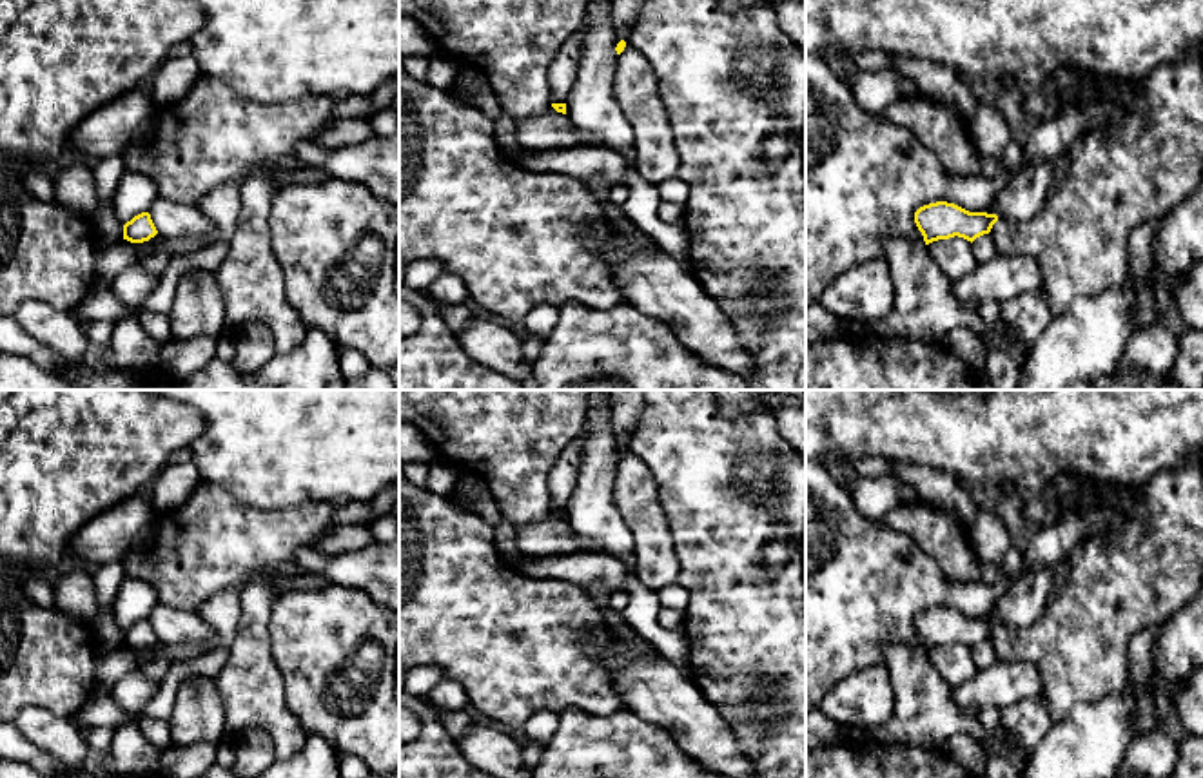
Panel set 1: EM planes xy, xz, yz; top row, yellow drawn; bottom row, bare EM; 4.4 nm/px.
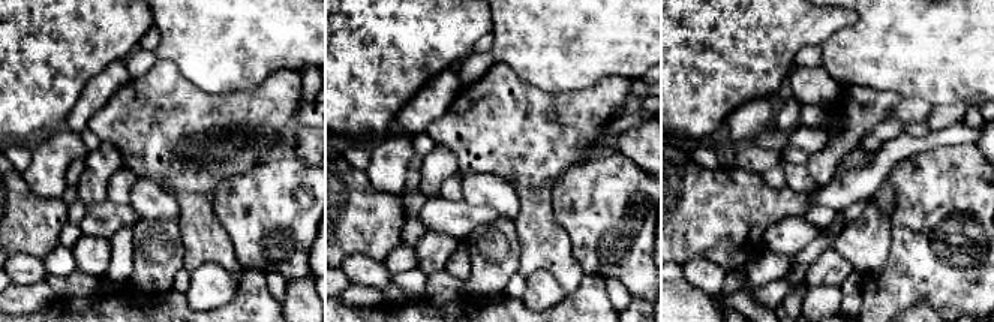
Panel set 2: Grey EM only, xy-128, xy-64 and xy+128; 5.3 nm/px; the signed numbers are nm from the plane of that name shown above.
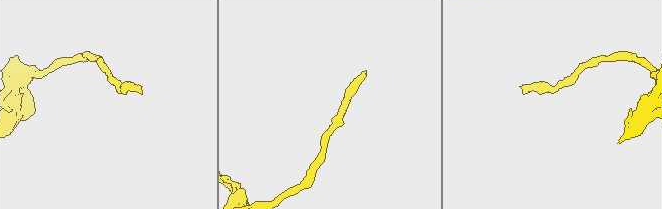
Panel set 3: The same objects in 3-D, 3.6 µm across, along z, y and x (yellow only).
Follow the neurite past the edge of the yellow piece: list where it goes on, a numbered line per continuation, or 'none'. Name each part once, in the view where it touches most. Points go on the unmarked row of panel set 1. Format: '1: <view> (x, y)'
none

